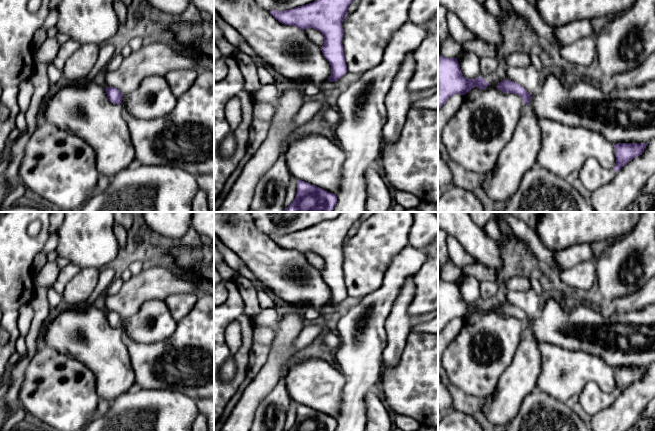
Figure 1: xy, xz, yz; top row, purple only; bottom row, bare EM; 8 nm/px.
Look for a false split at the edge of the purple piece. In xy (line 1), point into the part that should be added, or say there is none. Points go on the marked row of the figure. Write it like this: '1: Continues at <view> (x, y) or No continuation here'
1: No continuation here

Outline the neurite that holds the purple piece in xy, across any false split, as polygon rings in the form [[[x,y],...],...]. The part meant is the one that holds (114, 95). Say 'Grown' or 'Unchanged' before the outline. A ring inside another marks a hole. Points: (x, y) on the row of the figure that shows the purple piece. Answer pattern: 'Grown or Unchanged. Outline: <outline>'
Unchanged. Outline: [[[107,87],[106,94],[111,103],[121,104],[123,95],[117,88]]]

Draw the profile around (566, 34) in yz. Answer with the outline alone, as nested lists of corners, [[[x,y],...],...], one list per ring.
[[[576,20],[559,27],[555,27],[554,32],[555,37],[560,43],[560,46],[556,47],[555,45],[549,45],[544,42],[544,44],[550,50],[554,51],[583,37],[596,38],[597,36],[597,32],[593,29],[592,24],[589,20]]]

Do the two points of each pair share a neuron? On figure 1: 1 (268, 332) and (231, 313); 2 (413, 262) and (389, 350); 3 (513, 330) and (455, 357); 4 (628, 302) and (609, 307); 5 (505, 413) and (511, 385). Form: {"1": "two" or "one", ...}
{"1": "two", "2": "two", "3": "one", "4": "one", "5": "one"}

